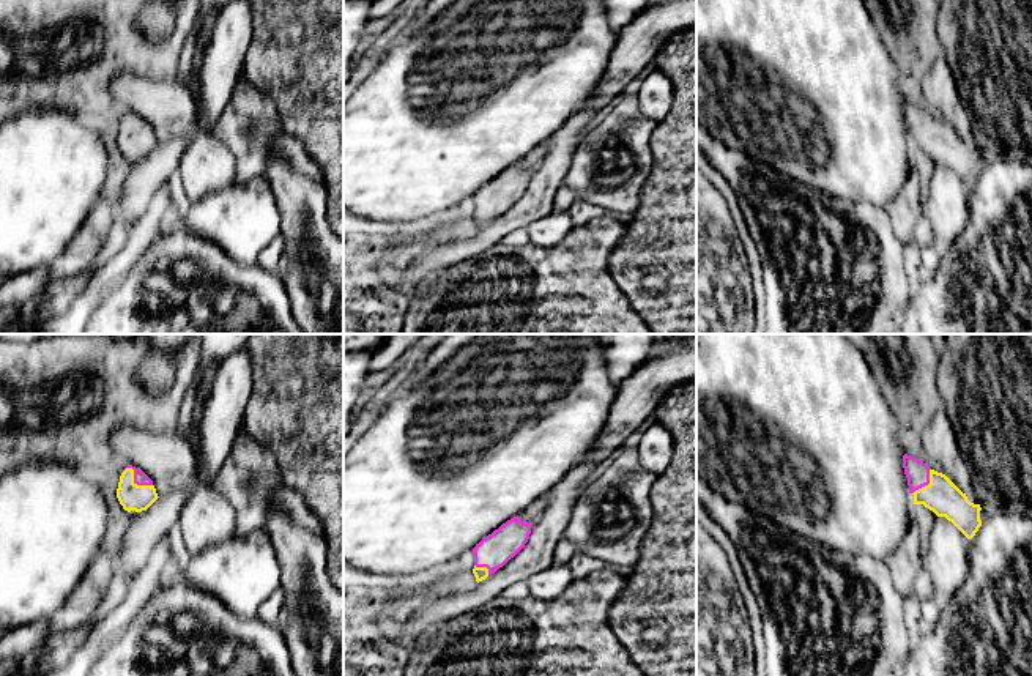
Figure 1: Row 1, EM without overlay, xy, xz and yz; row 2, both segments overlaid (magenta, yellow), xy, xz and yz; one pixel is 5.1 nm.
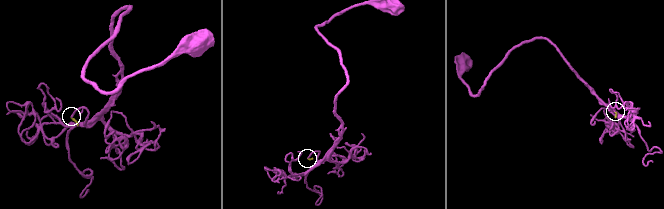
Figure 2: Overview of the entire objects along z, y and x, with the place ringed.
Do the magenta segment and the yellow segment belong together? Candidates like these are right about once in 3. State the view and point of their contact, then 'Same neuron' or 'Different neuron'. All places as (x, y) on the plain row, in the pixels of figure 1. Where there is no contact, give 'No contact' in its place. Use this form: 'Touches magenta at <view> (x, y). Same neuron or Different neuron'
Touches magenta at xy (134, 128). Same neuron

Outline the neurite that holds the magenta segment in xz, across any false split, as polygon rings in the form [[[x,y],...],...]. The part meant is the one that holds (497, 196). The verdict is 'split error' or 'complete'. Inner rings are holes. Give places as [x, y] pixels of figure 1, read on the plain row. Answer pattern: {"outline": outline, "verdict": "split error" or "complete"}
{"outline": [[[514,164],[482,186],[474,195],[476,228],[485,227],[514,205],[528,189],[533,170]]], "verdict": "split error"}

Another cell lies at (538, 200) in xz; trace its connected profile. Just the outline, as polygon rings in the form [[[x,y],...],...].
[[[594,109],[578,110],[550,136],[544,162],[533,170],[528,189],[514,205],[466,240],[430,246],[397,276],[400,280],[397,290],[411,298],[418,287],[435,274],[460,262],[485,255],[510,232],[526,228],[531,222],[555,213],[555,194],[562,186],[585,126],[596,112]]]

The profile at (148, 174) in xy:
[[[173,139],[169,143],[158,145],[147,158],[134,164],[124,180],[123,194],[113,205],[115,222],[137,225],[156,191],[178,172],[187,145],[187,139]]]

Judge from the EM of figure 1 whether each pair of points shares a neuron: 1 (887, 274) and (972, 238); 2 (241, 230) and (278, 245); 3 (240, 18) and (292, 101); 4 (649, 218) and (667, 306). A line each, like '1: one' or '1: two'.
1: two
2: two
3: two
4: one

